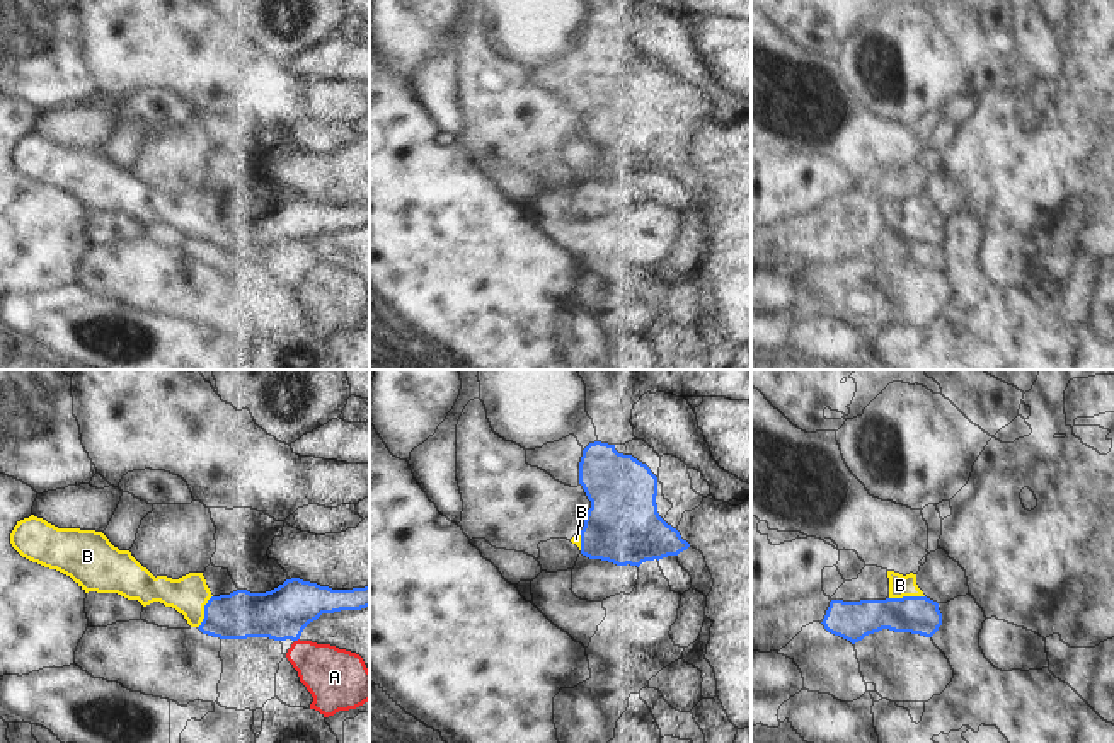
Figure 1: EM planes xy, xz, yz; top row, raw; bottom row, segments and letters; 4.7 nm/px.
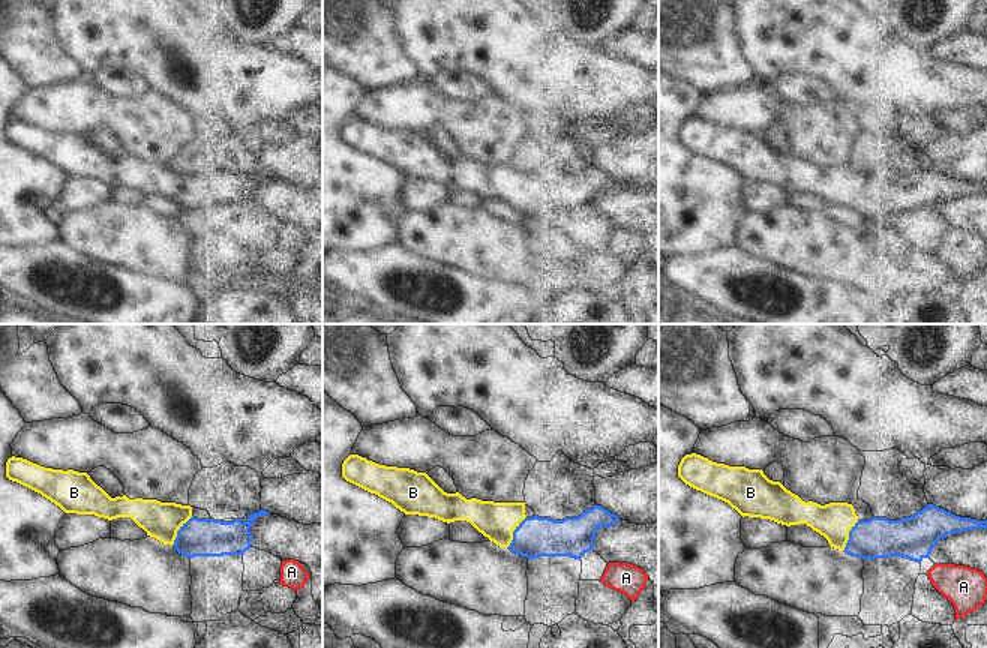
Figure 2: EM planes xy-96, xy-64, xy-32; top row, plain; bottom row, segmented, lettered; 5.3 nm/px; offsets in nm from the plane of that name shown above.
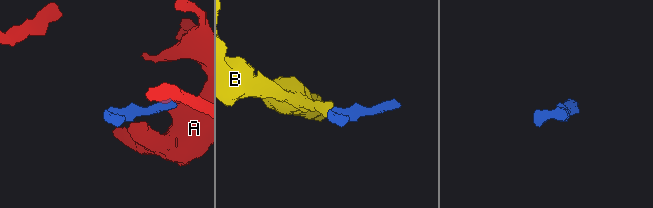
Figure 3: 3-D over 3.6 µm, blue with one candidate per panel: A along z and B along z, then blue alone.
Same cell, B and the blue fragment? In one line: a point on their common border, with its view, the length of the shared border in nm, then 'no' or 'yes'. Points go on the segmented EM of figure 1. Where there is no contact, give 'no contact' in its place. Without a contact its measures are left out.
contact yz (907, 597); length 170 nm; yes

